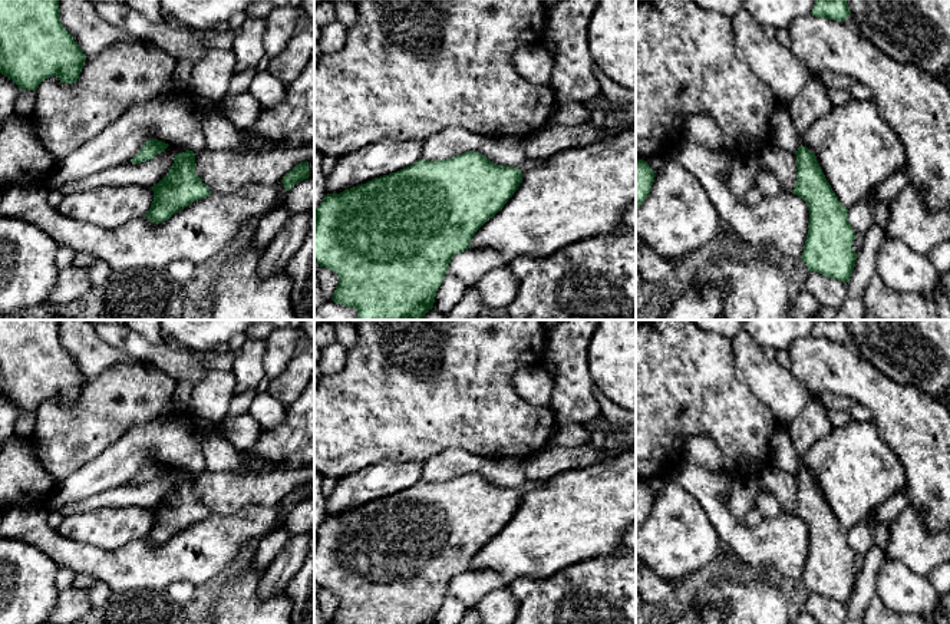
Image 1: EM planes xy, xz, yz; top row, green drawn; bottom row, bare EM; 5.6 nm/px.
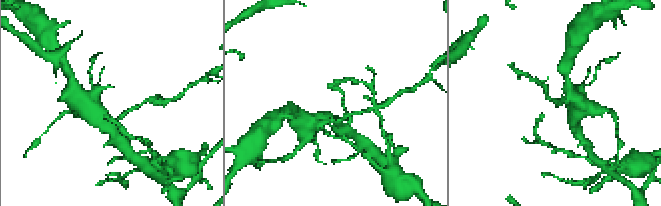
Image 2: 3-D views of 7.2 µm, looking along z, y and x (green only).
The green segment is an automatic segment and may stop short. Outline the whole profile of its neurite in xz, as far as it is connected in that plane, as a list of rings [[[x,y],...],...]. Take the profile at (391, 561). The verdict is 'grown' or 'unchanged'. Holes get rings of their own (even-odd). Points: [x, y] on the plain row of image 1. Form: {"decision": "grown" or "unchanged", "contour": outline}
{"decision": "unchanged", "contour": [[[465,473],[441,482],[419,481],[398,493],[366,505],[327,515],[314,531],[314,582],[339,597],[334,624],[435,624],[451,581],[469,569],[475,554],[518,511],[519,489],[491,483],[479,473]]]}

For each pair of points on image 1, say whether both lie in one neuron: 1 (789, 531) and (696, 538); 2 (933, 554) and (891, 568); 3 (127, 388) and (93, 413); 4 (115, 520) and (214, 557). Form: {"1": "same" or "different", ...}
{"1": "different", "2": "different", "3": "same", "4": "different"}

